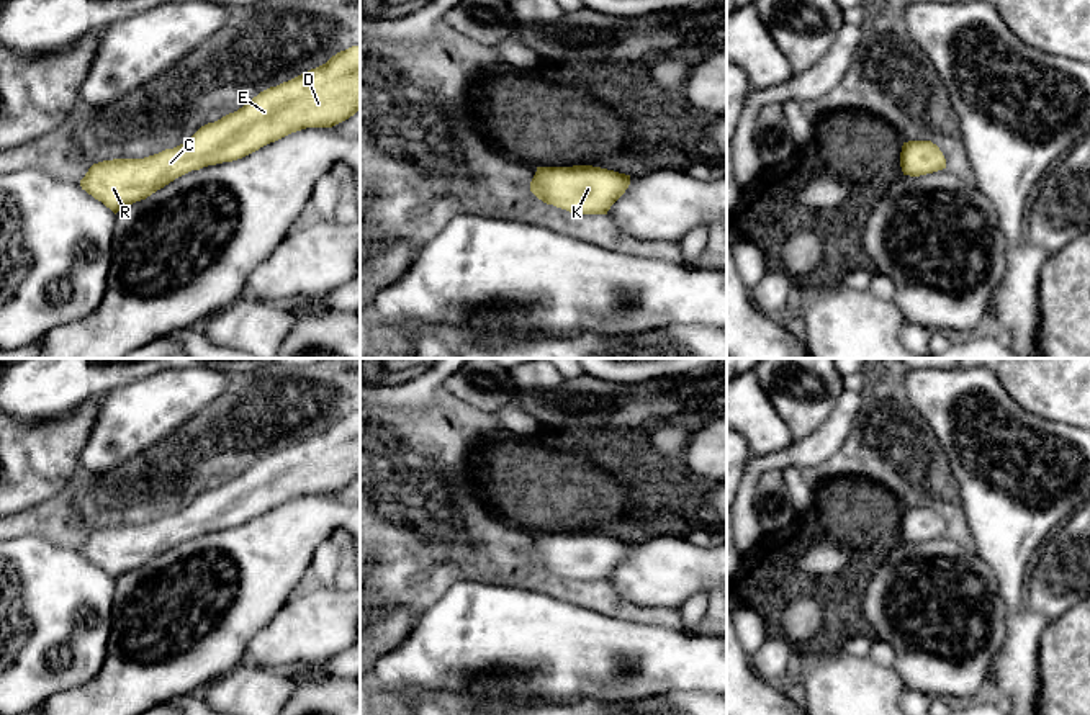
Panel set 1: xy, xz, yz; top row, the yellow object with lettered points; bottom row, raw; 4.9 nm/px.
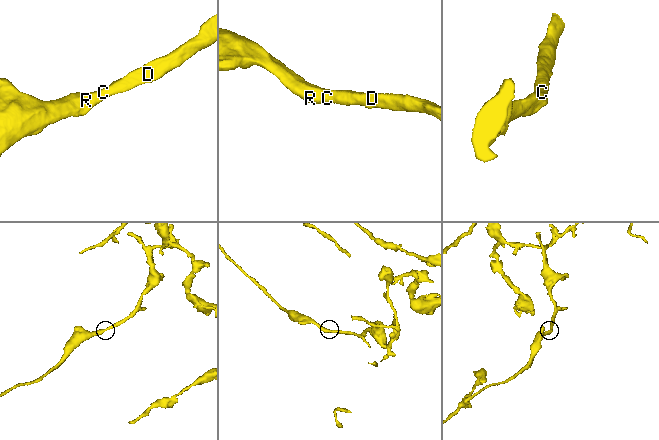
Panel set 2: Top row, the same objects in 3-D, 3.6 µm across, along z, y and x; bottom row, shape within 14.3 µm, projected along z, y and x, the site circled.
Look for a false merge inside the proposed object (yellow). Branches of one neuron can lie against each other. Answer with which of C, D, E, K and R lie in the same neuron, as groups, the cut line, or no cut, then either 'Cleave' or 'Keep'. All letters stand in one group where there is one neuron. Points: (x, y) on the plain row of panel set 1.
Groups: C D E K R. No split. Keep

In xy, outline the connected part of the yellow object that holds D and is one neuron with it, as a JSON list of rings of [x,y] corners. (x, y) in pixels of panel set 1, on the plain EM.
[[[360,411],[260,458],[173,515],[144,525],[93,530],[80,553],[116,581],[191,537],[242,525],[306,494],[332,494],[358,476]]]

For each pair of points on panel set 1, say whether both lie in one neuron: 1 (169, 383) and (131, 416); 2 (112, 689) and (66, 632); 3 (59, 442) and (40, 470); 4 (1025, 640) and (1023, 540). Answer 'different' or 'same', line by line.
1: same
2: different
3: same
4: same

